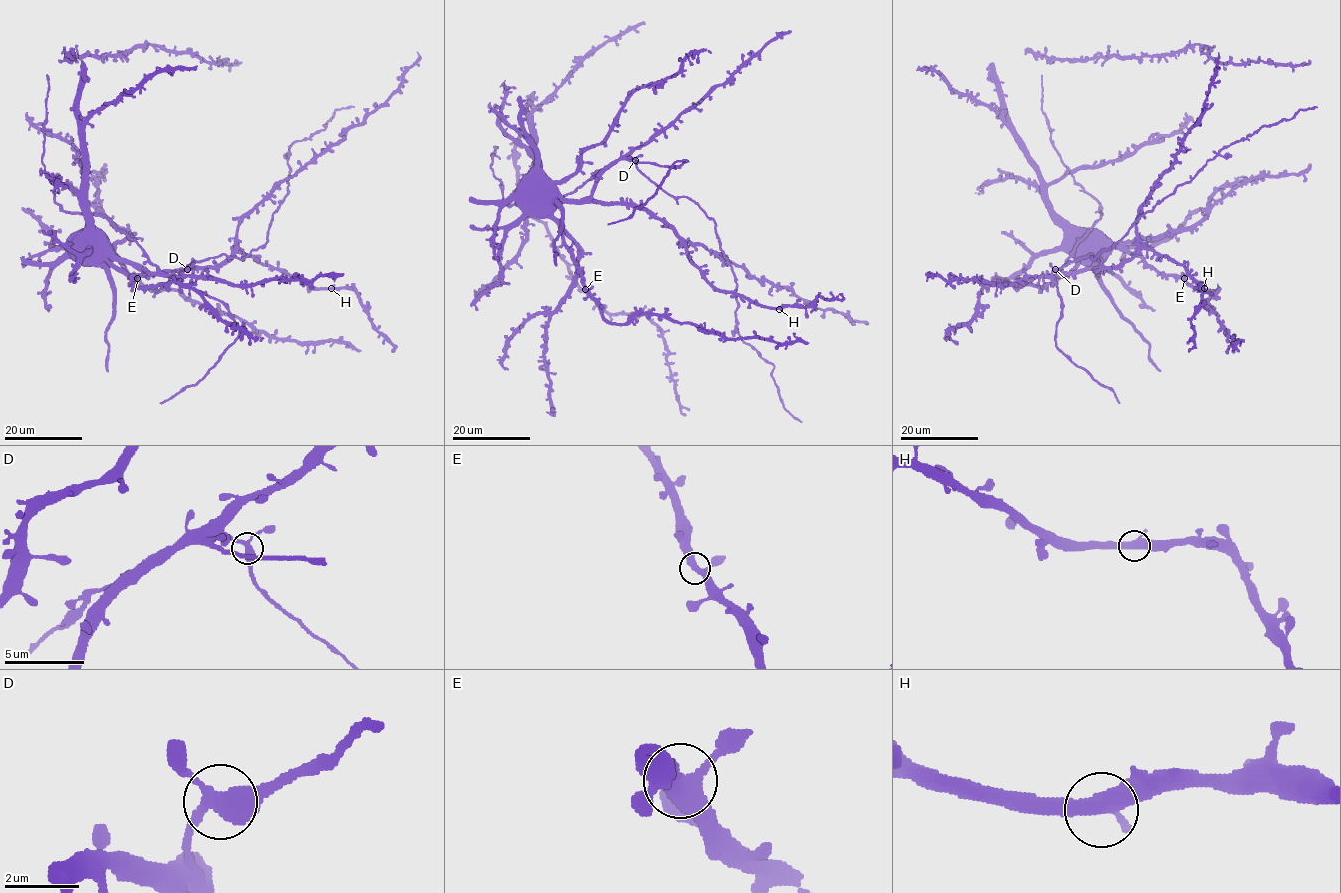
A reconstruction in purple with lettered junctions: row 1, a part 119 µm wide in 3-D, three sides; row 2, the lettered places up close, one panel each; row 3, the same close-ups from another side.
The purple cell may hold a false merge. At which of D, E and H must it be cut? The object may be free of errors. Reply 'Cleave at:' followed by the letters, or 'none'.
Cleave at: D

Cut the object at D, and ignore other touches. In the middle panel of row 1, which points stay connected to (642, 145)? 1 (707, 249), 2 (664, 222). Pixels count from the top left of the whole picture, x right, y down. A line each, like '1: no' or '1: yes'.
1: yes
2: yes

